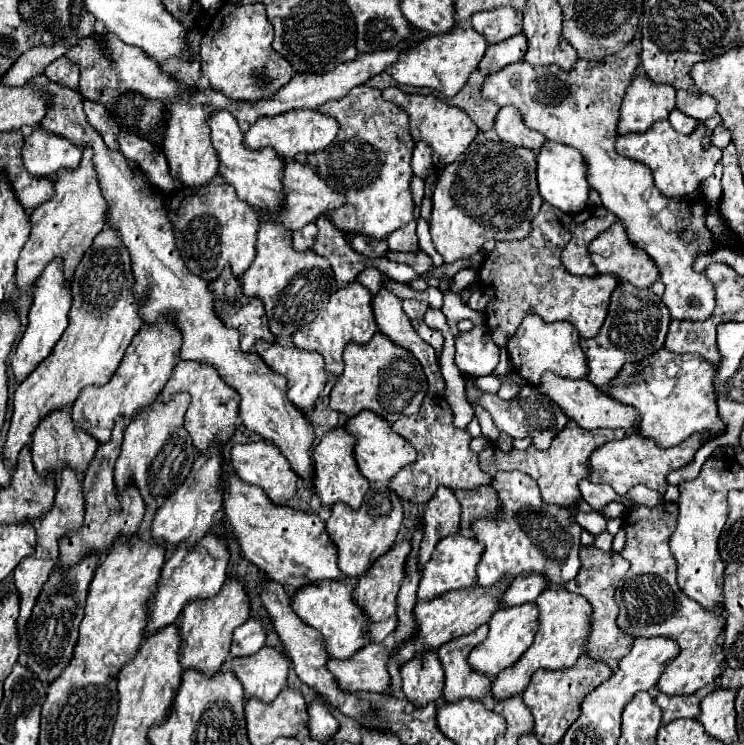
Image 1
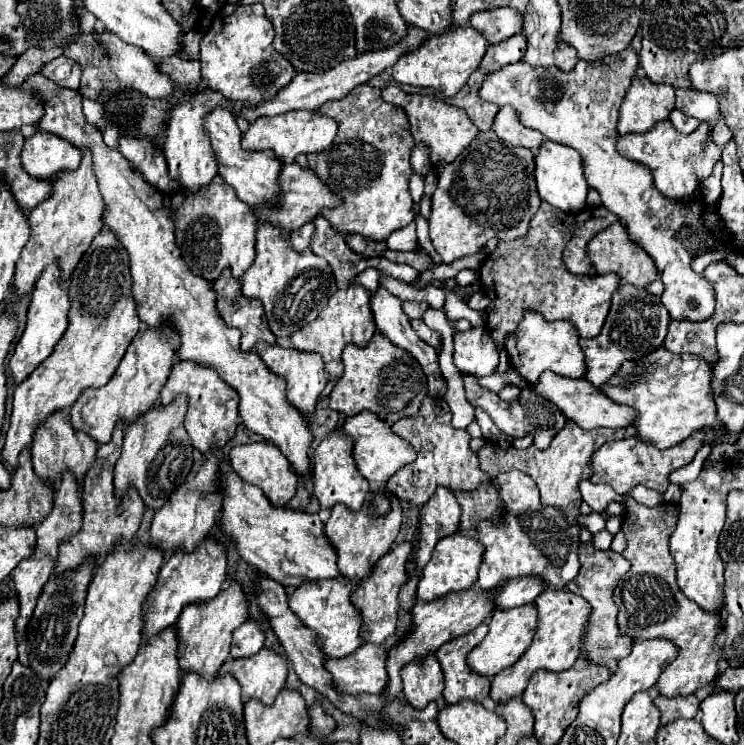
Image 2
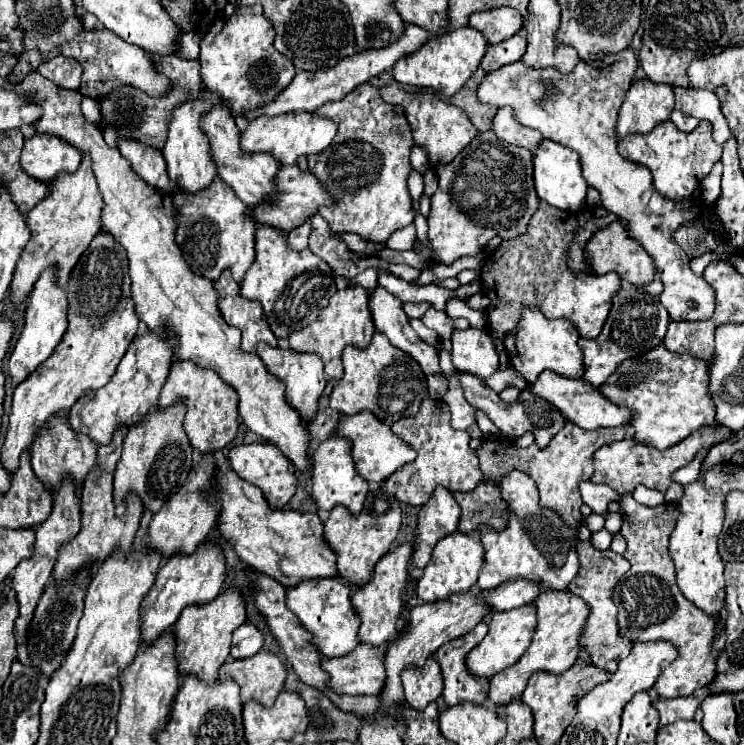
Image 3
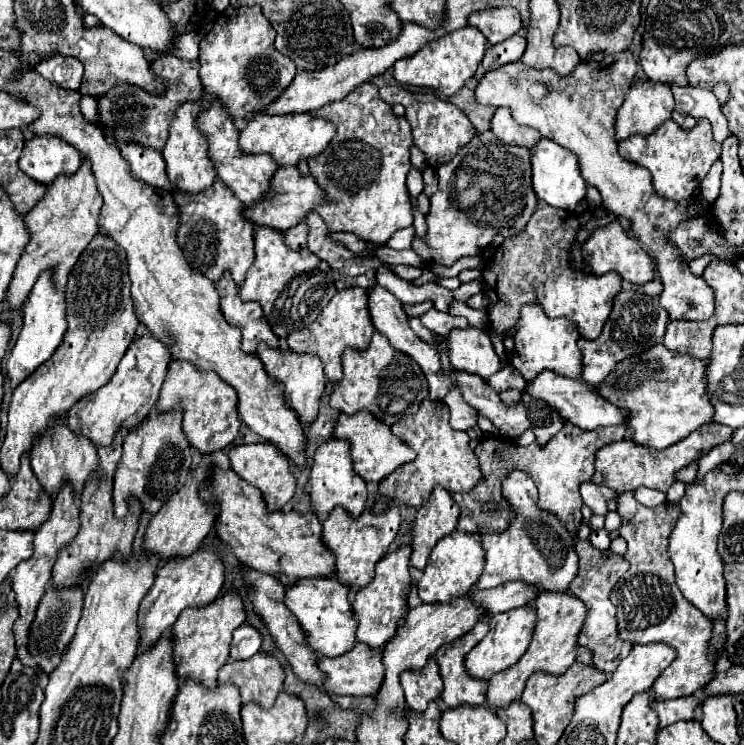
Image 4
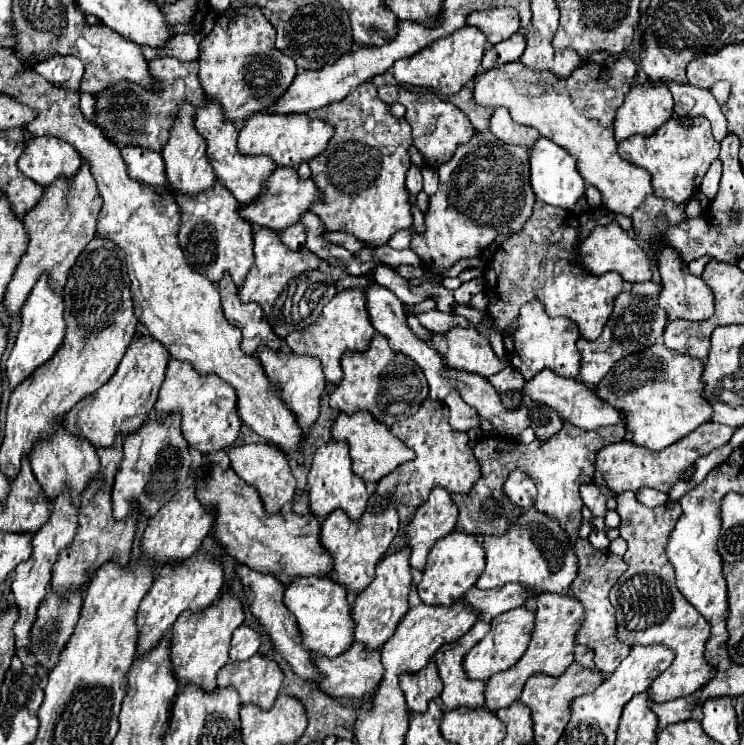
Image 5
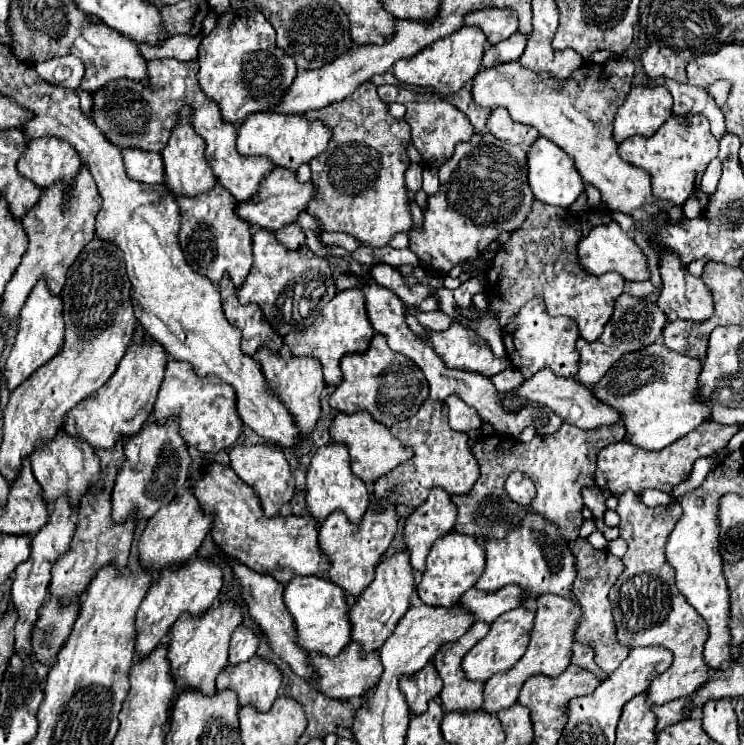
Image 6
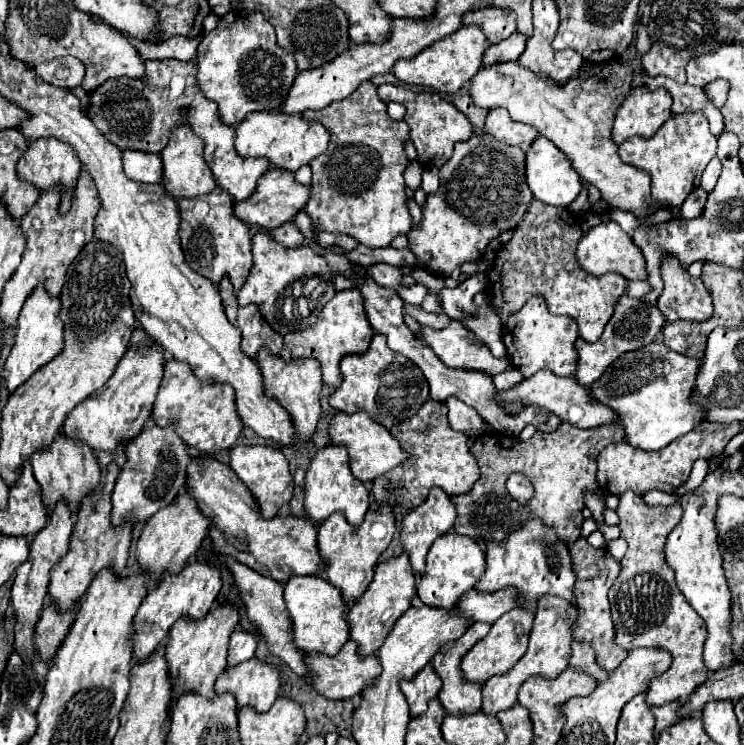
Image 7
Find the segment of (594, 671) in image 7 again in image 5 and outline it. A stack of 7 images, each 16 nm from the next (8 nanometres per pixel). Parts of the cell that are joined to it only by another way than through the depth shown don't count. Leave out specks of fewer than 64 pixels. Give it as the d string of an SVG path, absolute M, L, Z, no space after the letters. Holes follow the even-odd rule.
M576 644L576 658L574 658L574 662L576 662L576 664L580 664L580 666L586 666L586 668L598 670L598 668L596 668L596 664L592 662L592 652L590 652L586 646Z

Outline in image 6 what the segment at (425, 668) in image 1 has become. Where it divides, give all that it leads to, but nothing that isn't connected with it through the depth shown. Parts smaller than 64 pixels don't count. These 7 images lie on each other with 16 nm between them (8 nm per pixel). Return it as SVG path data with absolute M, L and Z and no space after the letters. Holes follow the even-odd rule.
M428 662L420 672L414 676L400 678L400 688L406 696L406 702L412 710L412 714L420 714L428 708L428 702L436 698L442 690L442 680L436 672L434 662Z

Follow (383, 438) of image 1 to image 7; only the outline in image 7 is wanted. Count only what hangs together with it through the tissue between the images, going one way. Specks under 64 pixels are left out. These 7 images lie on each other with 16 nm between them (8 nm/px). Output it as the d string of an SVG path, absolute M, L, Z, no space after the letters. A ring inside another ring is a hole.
M338 412L332 422L330 422L330 438L332 444L340 444L348 448L350 454L350 470L356 478L360 478L364 484L372 484L372 480L398 464L402 464L408 458L408 452L400 448L400 442L380 424L376 424L366 412L354 412L354 414L344 414Z

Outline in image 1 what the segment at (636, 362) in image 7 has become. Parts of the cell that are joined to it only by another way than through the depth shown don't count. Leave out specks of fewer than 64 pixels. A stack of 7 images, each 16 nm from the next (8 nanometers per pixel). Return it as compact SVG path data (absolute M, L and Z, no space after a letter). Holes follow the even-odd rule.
M662 348L640 364L628 362L606 392L640 412L638 432L642 436L656 440L662 448L668 448L684 442L692 434L714 438L726 432L726 424L718 418L714 380L716 366L706 362L702 356L674 354Z

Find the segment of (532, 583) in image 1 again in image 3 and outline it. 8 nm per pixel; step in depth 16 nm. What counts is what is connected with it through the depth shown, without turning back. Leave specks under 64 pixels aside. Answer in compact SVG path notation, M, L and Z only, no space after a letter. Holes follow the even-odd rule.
M510 580L502 588L484 590L482 596L492 606L492 612L502 612L534 602L540 592L540 584L532 584L532 580Z

